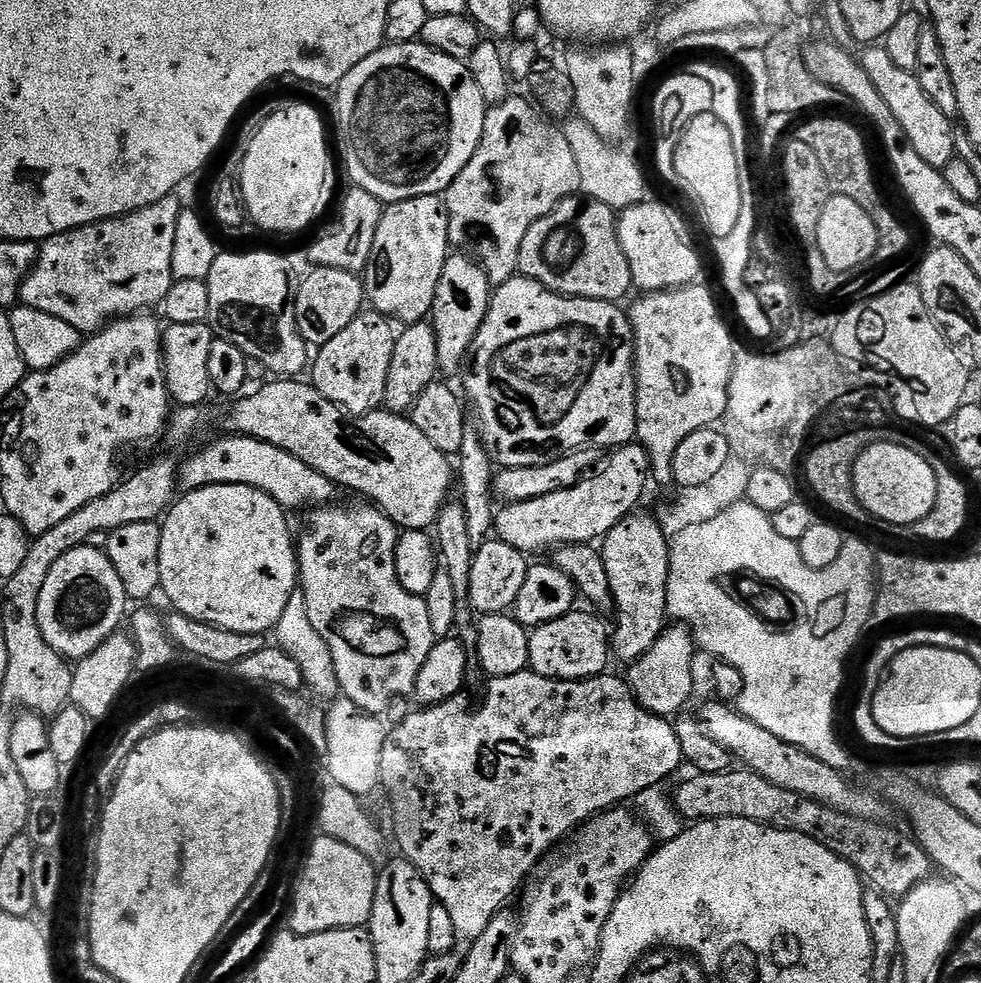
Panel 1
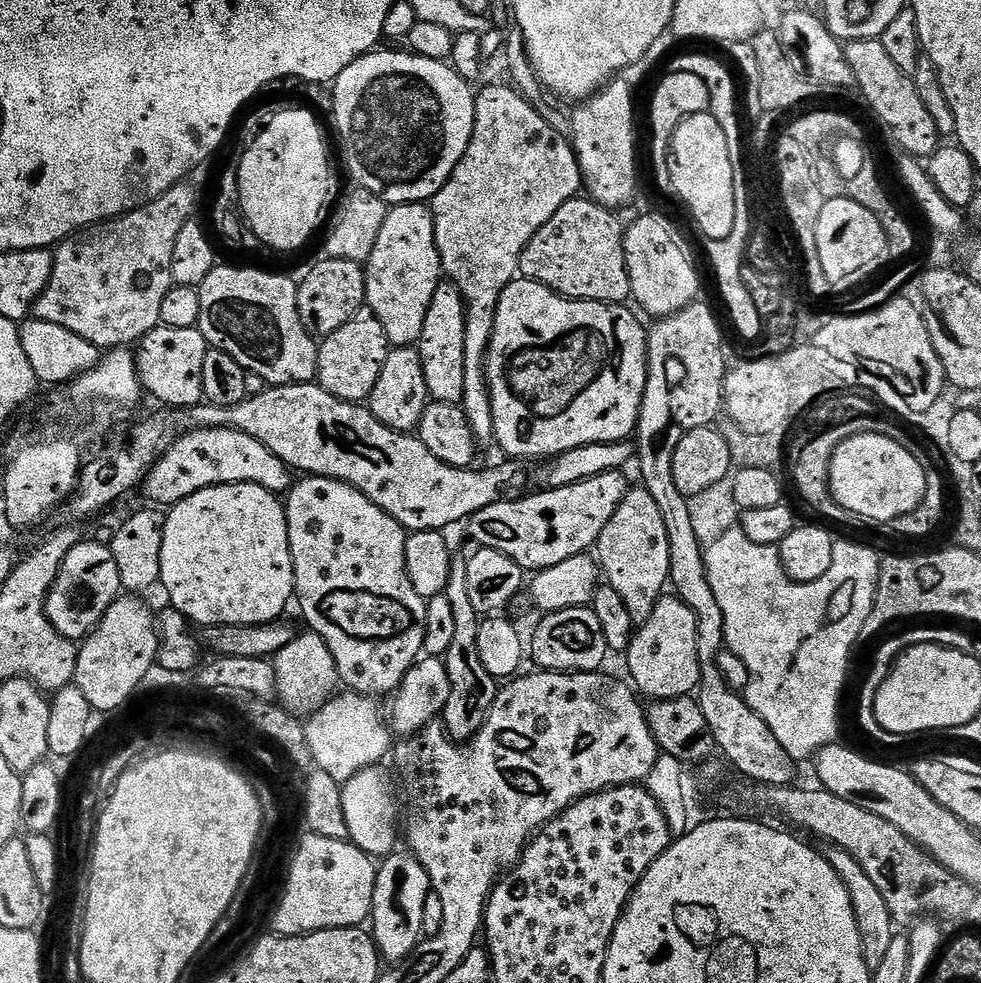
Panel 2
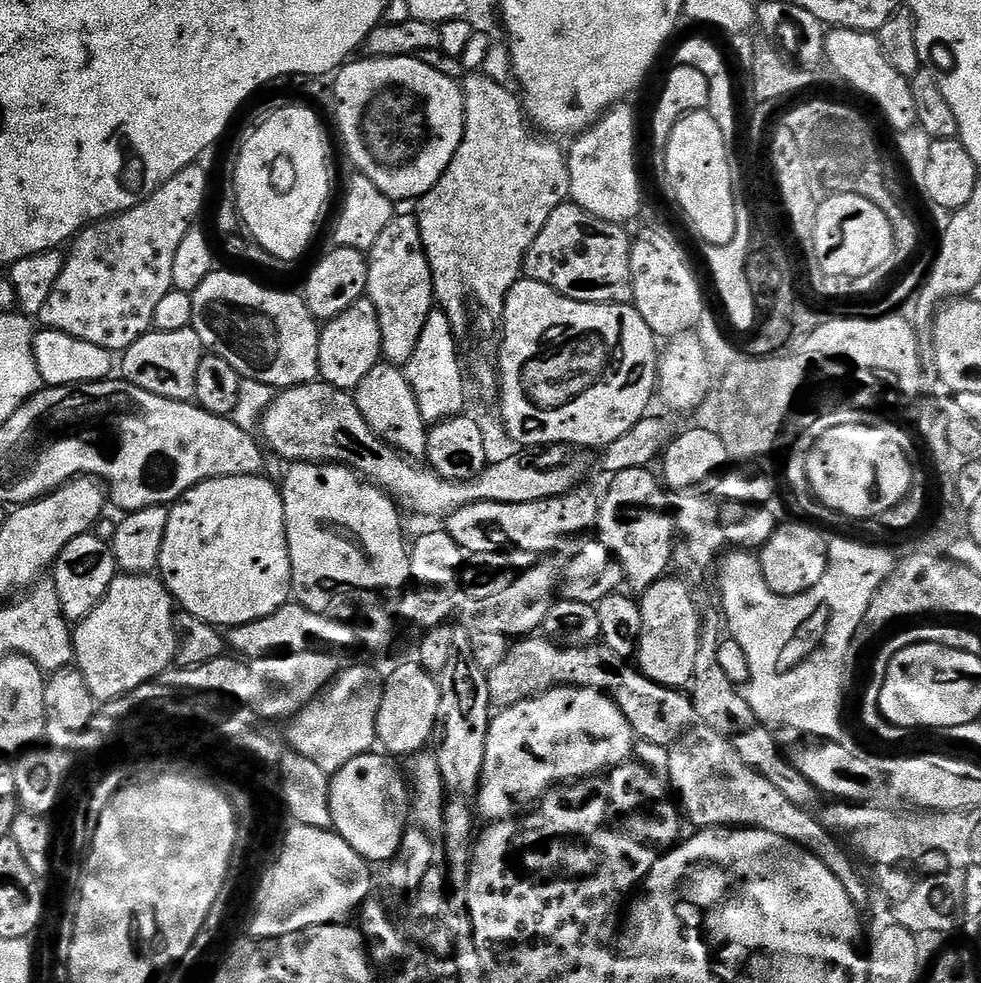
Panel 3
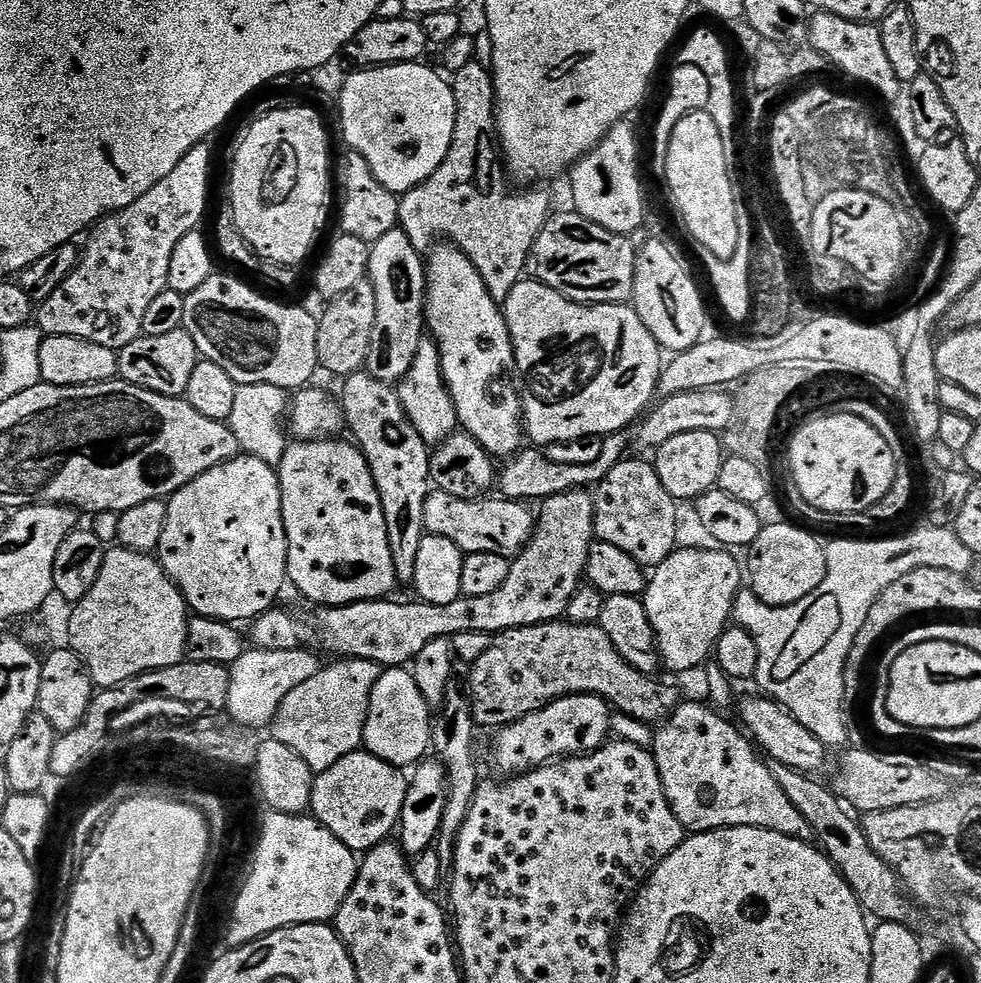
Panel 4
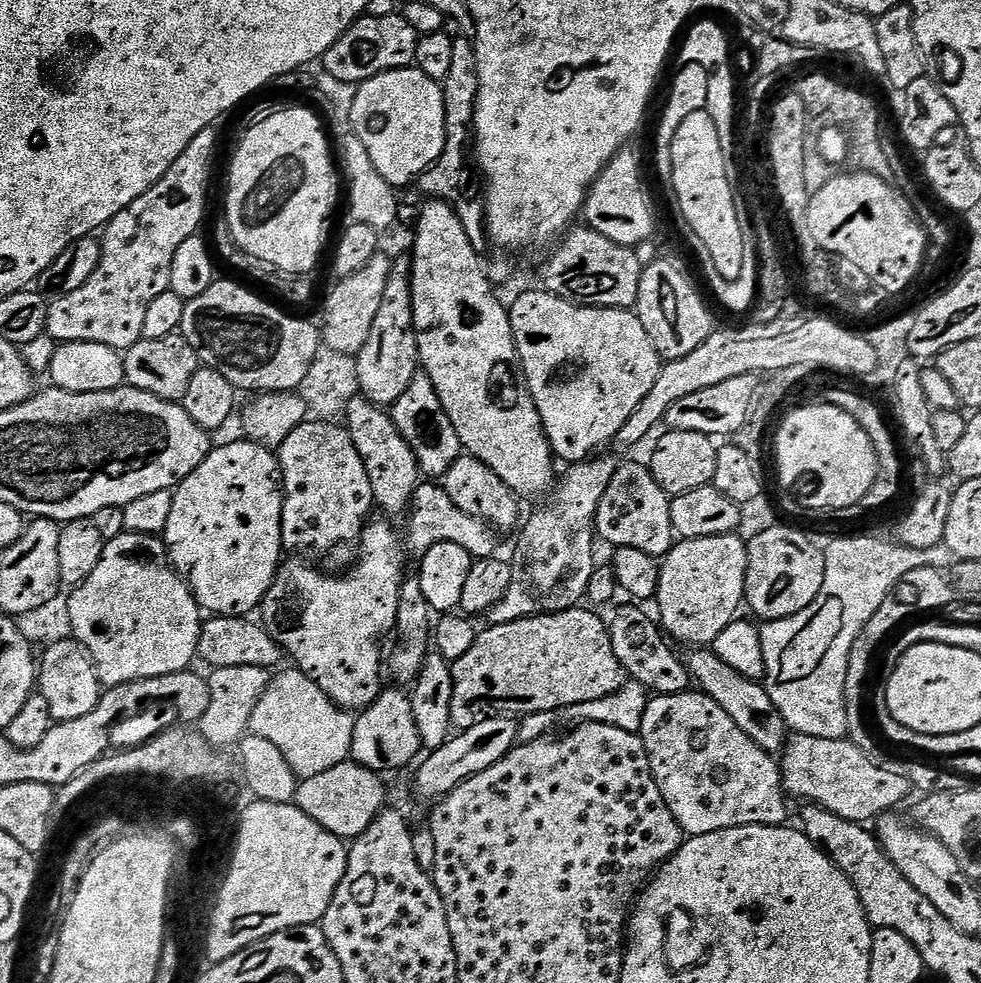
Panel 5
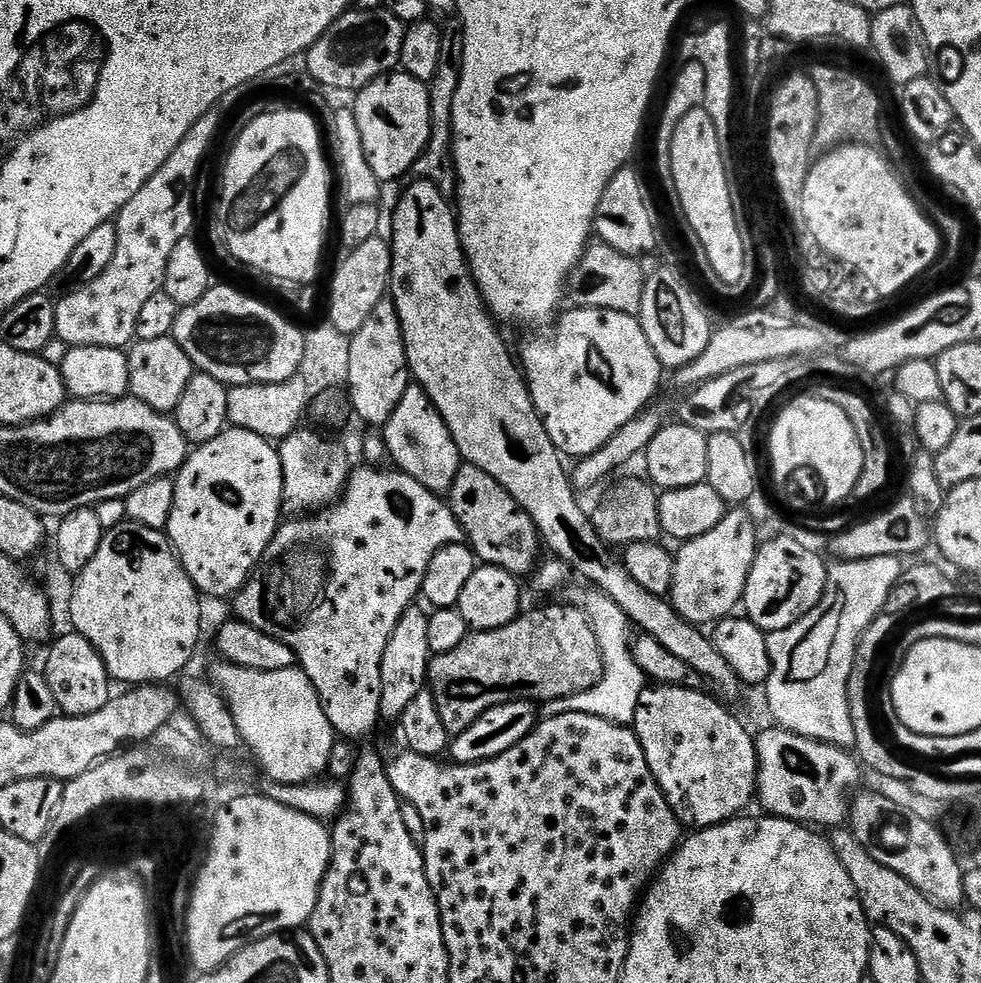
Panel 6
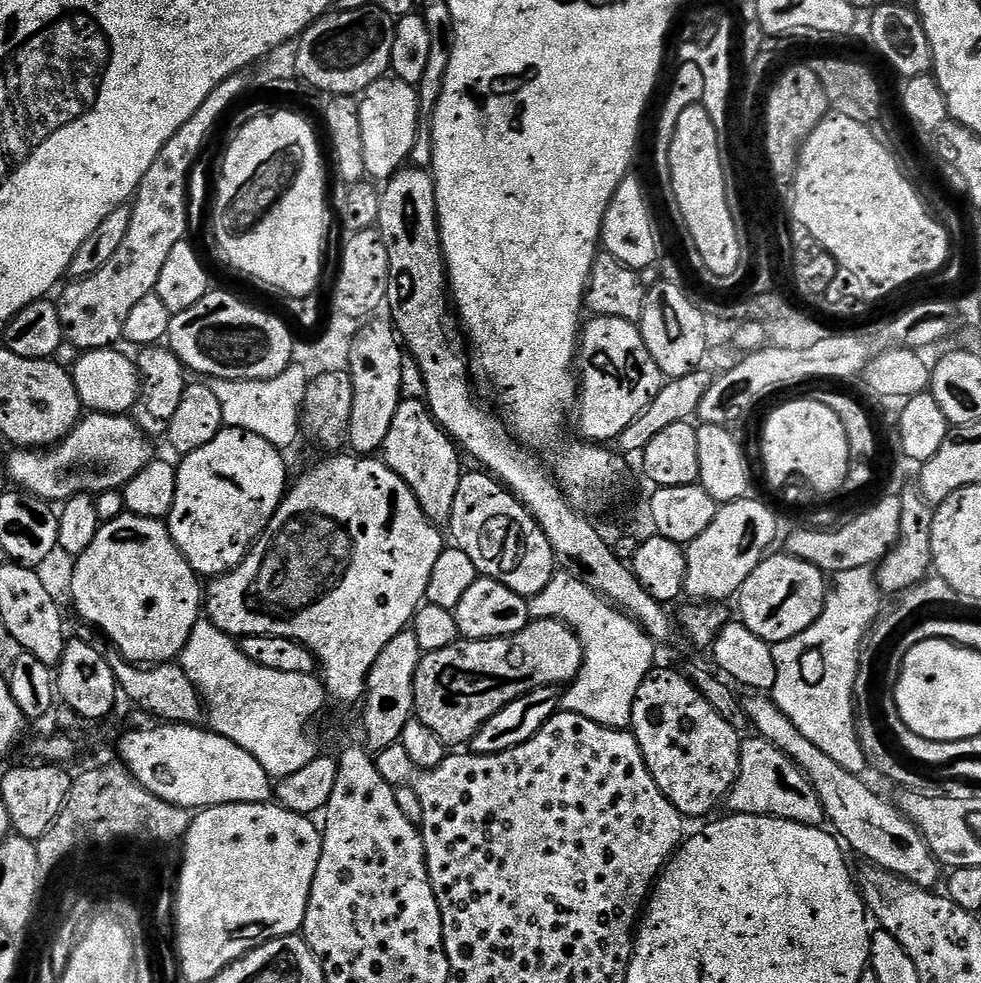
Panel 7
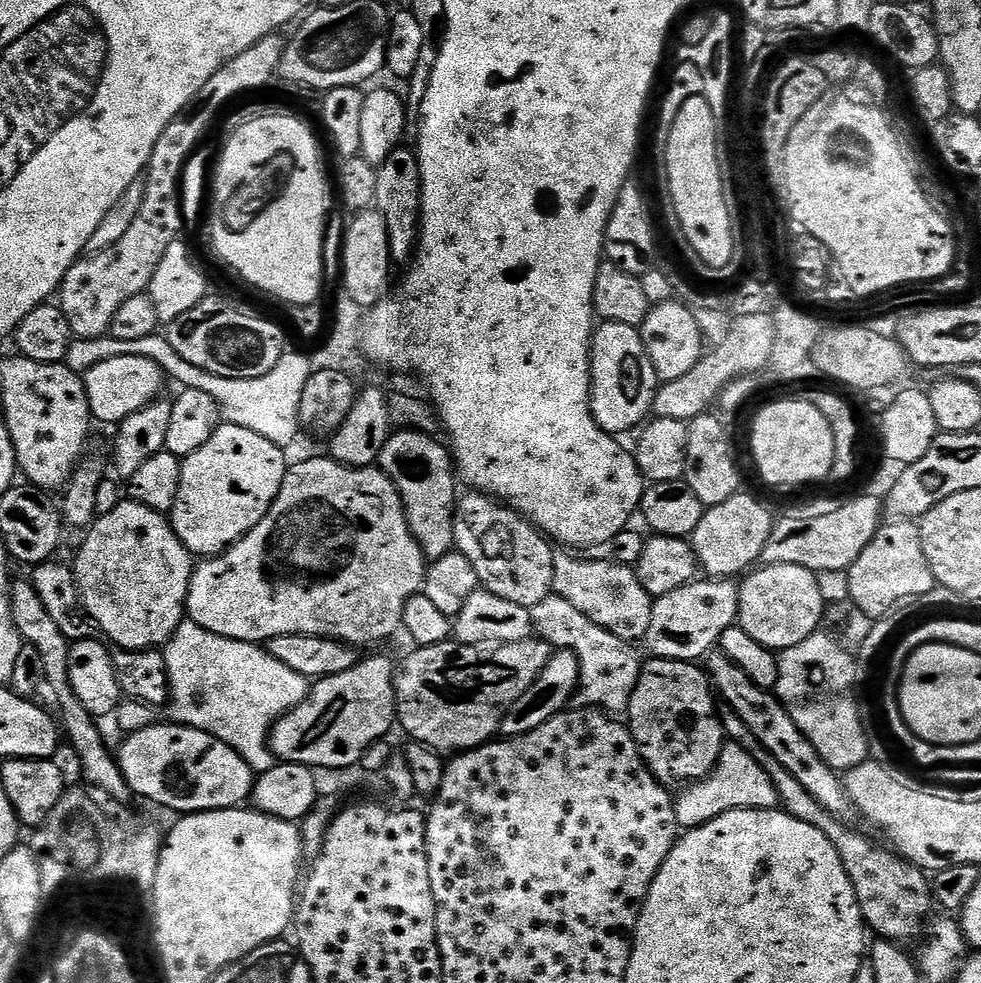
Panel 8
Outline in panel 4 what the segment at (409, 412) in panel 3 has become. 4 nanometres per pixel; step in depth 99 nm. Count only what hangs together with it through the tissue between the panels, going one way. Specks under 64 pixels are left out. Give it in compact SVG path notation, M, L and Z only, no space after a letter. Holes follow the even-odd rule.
M366 370L343 377L338 391L340 407L344 409L347 431L364 453L374 474L374 486L382 498L382 512L386 514L386 530L390 534L390 552L394 554L396 578L401 585L414 585L414 562L418 562L418 546L422 546L426 498L430 491L430 446L414 430L400 401L400 393L393 385L374 378Z

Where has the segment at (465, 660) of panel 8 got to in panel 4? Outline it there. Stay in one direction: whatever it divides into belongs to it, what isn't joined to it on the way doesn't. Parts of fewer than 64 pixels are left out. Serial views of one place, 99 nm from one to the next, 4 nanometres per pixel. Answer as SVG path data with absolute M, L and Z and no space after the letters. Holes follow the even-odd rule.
M558 619L551 624L506 630L499 633L486 650L486 654L482 654L482 658L478 658L475 664L471 665L470 672L472 718L481 729L499 730L509 724L515 724L516 721L567 696L598 696L601 700L608 701L619 715L629 716L649 726L659 726L671 718L676 705L682 700L682 696L670 685L659 684L655 675L640 673L620 657L613 642L610 642L609 635L599 623L574 624Z

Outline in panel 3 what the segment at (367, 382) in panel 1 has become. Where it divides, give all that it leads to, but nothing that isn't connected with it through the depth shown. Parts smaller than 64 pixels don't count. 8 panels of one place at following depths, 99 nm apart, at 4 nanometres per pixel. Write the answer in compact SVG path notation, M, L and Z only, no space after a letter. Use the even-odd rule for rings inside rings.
M367 298L354 302L350 310L338 314L338 318L327 321L321 327L318 342L319 379L323 383L354 390L374 366L381 363L382 326L378 326L378 310L374 302Z

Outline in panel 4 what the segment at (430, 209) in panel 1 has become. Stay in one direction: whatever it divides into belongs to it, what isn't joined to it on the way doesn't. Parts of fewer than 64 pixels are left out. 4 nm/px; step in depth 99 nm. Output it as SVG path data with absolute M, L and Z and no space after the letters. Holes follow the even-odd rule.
M398 226L390 230L390 234L382 234L371 245L372 253L368 263L367 279L374 286L374 298L378 298L378 318L374 322L374 334L370 338L368 363L366 371L382 382L395 385L410 370L410 362L414 362L414 354L418 354L418 346L426 339L424 323L424 299L428 297L428 273L425 257L410 243L410 238Z

